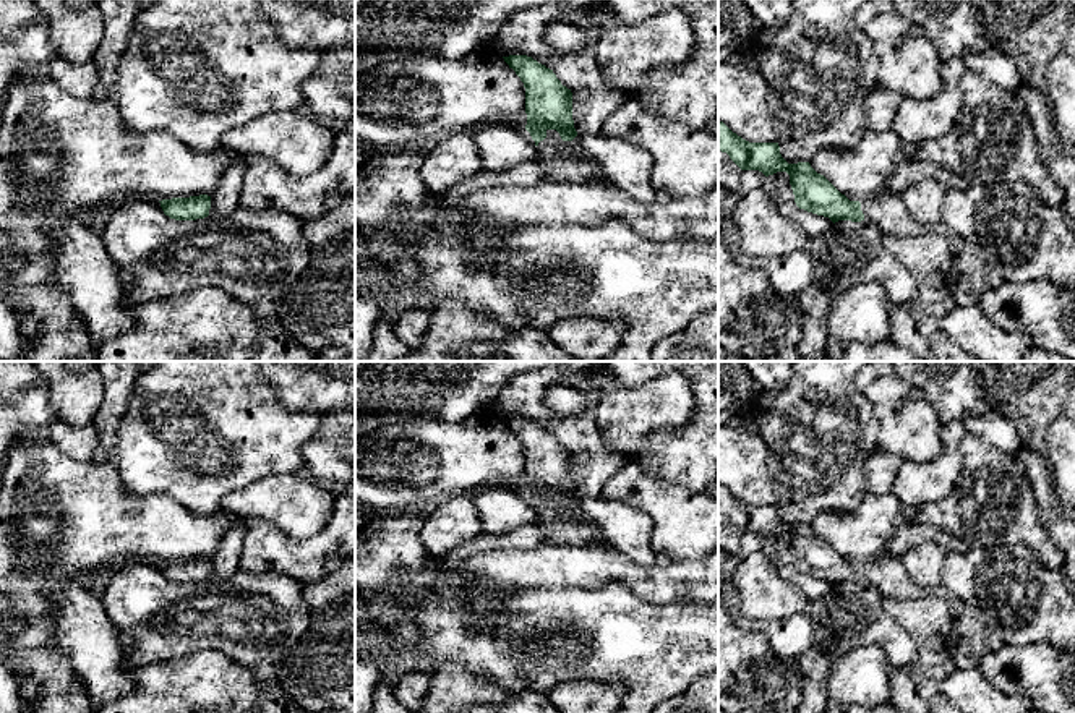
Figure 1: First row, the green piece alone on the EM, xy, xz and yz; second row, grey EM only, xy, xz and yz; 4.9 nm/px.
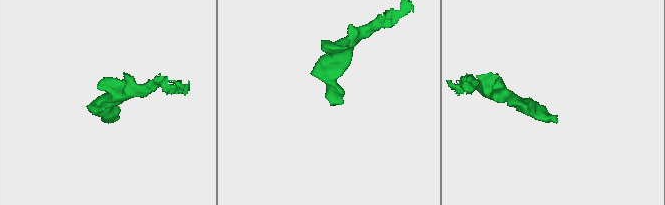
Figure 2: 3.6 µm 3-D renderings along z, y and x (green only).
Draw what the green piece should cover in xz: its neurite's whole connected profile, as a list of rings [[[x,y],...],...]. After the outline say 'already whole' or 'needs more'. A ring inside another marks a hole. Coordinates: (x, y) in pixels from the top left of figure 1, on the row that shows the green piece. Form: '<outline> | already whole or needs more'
[[[527,55],[503,57],[516,71],[525,88],[525,130],[530,133],[537,146],[535,164],[540,167],[546,181],[551,183],[579,183],[598,178],[602,175],[600,164],[590,159],[579,144],[571,141],[577,136],[572,120],[572,92],[556,78],[553,70],[538,63]]] | needs more

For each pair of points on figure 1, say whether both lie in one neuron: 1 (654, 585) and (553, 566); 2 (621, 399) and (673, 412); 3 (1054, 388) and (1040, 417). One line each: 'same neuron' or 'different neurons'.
1: same neuron
2: same neuron
3: same neuron

